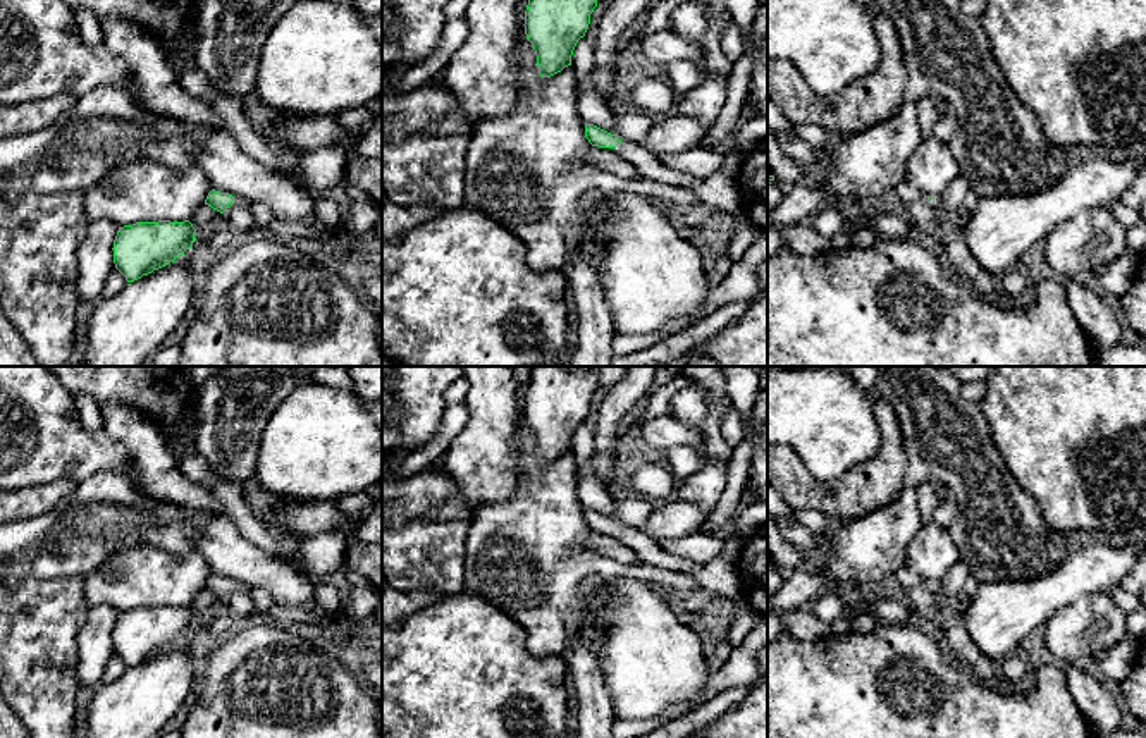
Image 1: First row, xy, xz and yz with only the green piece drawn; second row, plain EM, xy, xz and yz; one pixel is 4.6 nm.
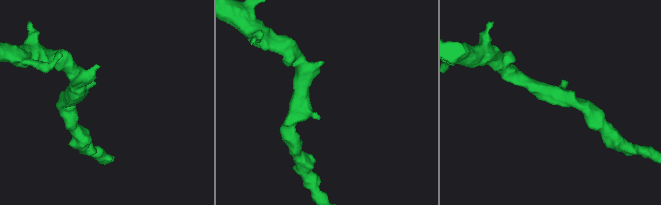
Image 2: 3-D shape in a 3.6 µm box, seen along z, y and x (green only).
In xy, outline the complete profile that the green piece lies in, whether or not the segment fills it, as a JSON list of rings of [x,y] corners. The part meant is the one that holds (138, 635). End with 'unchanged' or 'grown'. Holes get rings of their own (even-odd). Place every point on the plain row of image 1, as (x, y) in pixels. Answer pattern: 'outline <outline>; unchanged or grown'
outline [[[136,607],[119,612],[114,626],[115,654],[134,667],[182,642],[193,631],[196,614],[184,607]]]; unchanged

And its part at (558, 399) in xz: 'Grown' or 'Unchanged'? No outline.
Unchanged

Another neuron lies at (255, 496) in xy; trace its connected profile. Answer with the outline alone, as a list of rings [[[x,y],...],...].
[[[251,480],[243,490],[244,502],[253,509],[262,509],[268,513],[277,506],[277,501],[272,494],[265,492],[256,480]]]

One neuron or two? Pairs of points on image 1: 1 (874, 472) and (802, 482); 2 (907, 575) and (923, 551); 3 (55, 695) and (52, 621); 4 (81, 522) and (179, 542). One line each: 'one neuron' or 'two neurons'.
1: one neuron
2: two neurons
3: one neuron
4: one neuron

